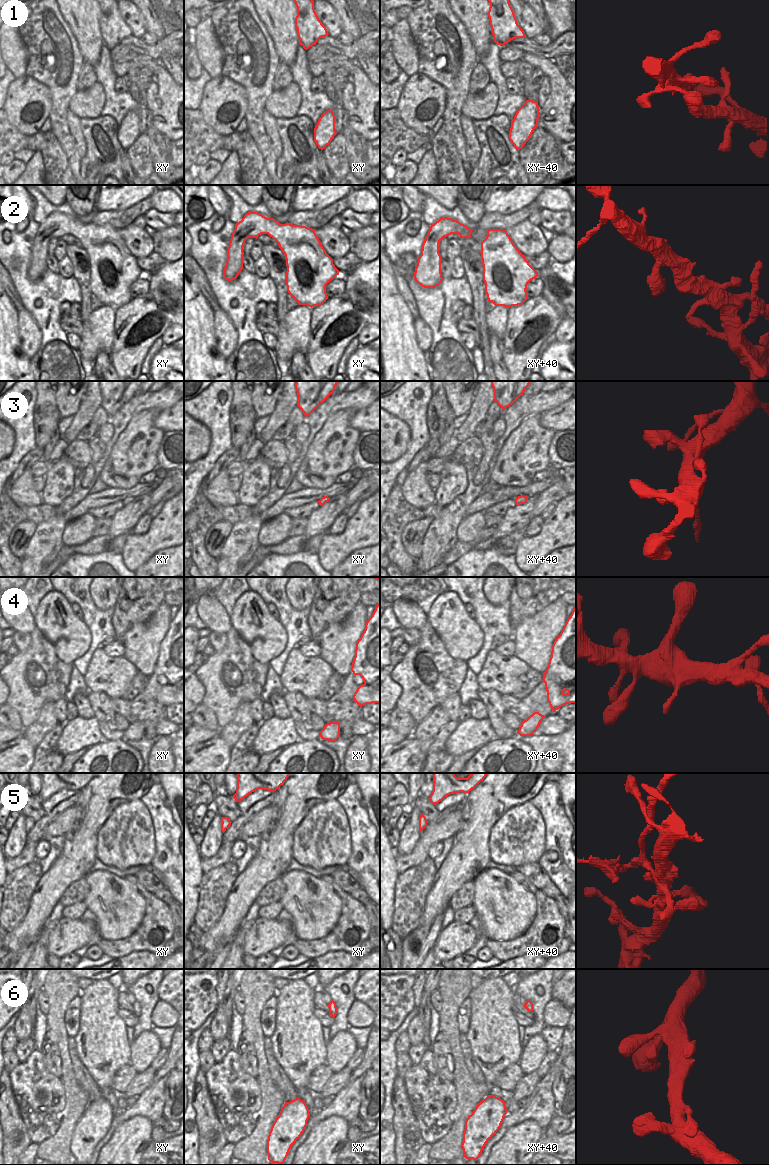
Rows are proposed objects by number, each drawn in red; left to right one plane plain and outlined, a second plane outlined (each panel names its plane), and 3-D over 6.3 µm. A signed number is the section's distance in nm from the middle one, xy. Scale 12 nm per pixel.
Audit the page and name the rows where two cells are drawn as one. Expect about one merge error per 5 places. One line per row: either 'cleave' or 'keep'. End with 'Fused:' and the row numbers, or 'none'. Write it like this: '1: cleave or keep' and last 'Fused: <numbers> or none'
1: keep
2: keep
3: cleave
4: keep
5: cleave
6: keep
Fused: 3, 5

